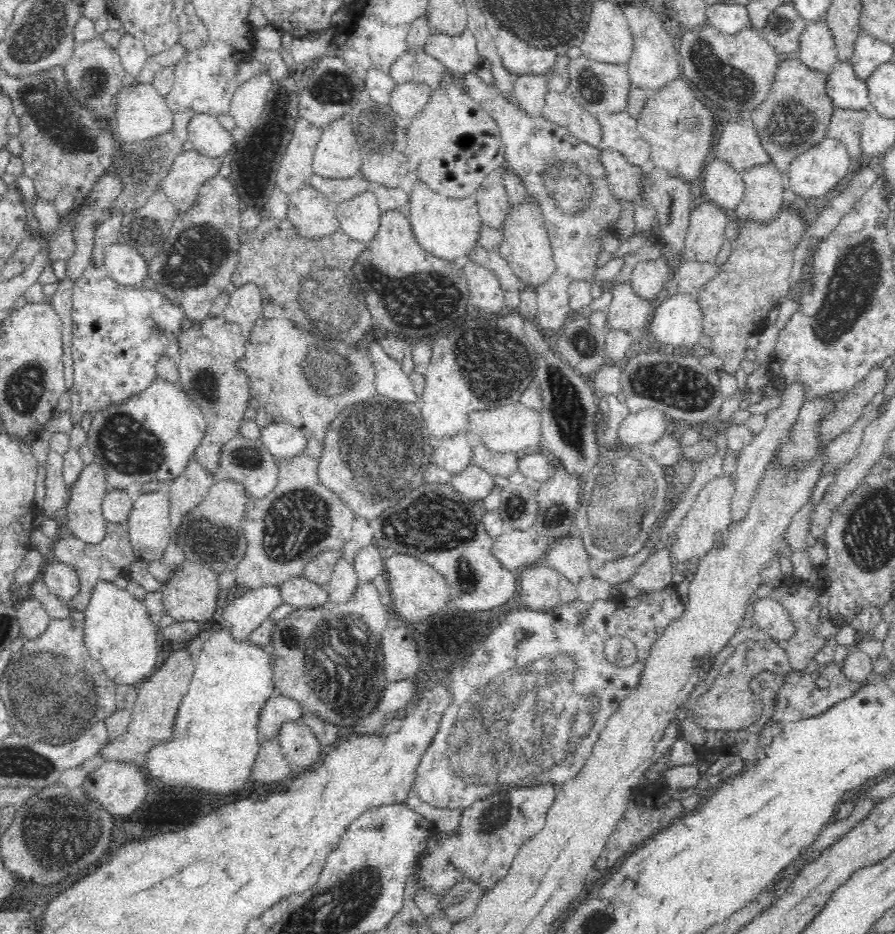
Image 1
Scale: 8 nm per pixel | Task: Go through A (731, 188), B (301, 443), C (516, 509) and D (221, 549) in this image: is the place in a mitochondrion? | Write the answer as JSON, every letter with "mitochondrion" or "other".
{"A":"other","B":"other","C":"mitochondrion","D":"mitochondrion"}

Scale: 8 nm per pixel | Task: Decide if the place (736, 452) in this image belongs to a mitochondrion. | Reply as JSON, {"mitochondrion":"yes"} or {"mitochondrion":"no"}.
{"mitochondrion":"no"}

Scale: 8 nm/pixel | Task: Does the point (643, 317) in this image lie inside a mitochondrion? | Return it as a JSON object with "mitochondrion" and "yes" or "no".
{"mitochondrion":"no"}

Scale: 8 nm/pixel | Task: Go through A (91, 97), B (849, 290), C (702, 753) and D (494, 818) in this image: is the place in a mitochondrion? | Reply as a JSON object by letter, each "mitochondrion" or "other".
{"A":"mitochondrion","B":"mitochondrion","C":"other","D":"mitochondrion"}

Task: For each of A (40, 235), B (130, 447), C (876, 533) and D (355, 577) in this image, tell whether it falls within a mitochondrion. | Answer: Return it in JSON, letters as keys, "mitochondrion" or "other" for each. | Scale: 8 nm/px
{"A":"other","B":"mitochondrion","C":"mitochondrion","D":"other"}

